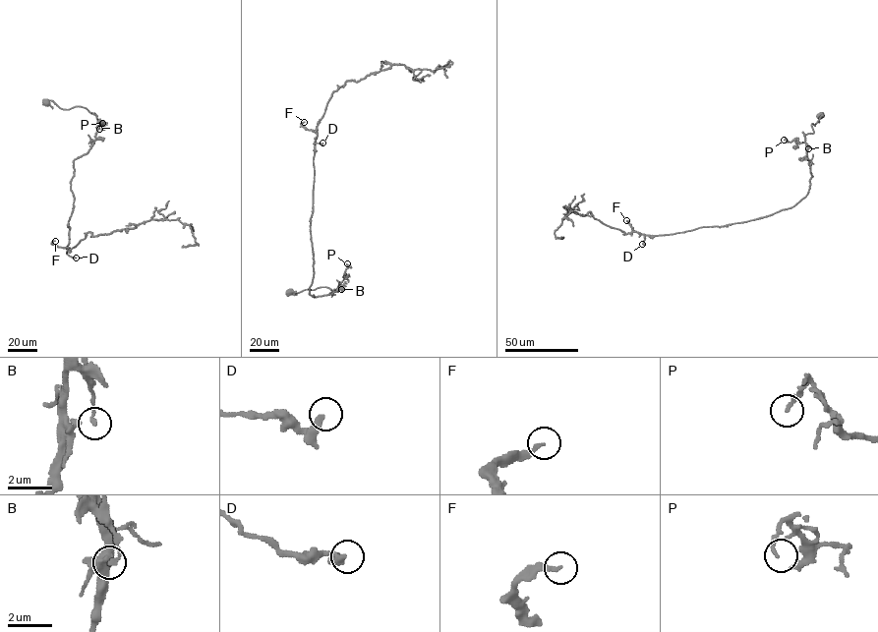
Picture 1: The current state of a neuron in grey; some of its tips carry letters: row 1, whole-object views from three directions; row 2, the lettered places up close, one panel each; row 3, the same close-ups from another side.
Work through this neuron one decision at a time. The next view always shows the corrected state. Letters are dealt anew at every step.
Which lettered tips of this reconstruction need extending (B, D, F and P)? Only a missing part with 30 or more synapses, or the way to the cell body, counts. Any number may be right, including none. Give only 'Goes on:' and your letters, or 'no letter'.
Goes on: no letter

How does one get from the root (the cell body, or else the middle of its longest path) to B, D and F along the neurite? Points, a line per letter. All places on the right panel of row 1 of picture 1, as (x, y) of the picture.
B: (820, 116), (815, 126), (811, 125), (813, 133), (804, 135), (808, 148)
D: (820, 116), (804, 135), (809, 192), (793, 205), (722, 226), (645, 235), (642, 244)
F: (820, 116), (804, 135), (809, 192), (793, 205), (665, 235), (638, 234), (626, 220)

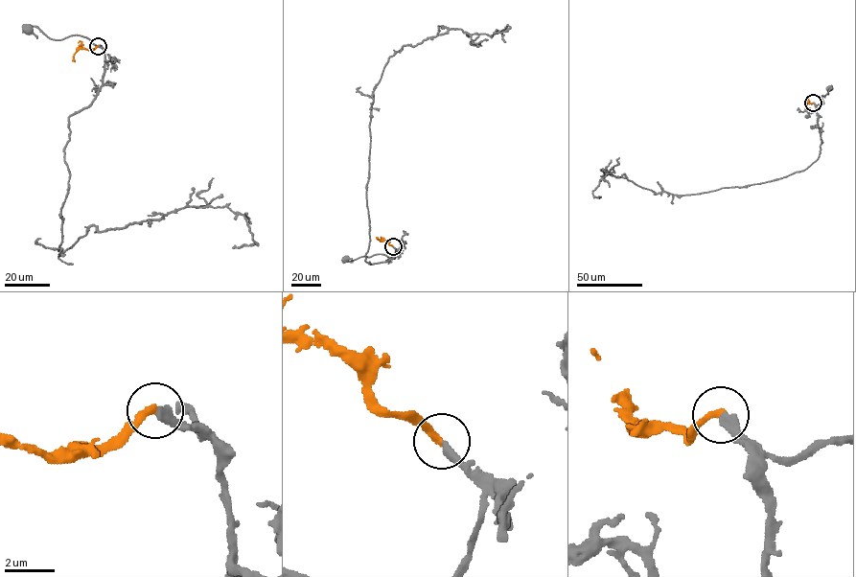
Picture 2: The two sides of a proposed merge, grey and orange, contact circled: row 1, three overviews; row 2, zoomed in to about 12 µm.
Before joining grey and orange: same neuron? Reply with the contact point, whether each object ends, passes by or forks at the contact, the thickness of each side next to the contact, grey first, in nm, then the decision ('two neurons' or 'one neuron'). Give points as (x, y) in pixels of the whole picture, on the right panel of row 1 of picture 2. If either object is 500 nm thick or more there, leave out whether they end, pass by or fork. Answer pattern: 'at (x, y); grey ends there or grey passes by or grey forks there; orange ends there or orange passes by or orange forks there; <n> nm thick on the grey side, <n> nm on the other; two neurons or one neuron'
at (813, 103); grey ends there; orange ends there; 400 nm thick on the grey side, 280 nm on the other; one neuron

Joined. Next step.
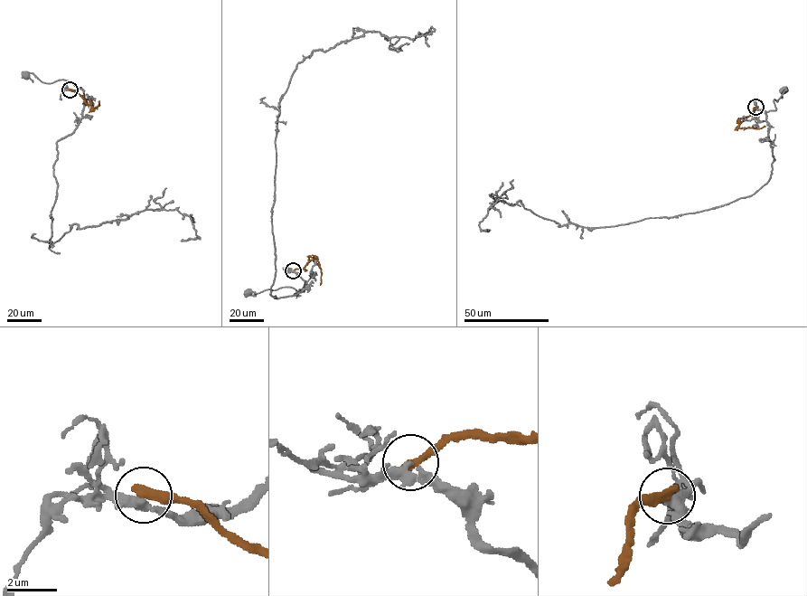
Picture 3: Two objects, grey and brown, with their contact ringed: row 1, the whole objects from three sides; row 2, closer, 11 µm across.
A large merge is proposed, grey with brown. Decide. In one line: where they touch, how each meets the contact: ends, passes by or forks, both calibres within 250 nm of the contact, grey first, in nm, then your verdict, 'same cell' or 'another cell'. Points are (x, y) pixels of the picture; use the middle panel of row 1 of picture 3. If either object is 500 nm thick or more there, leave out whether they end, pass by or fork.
(293, 270) | grey passes by | brown ends | 320/380 nm | another cell

